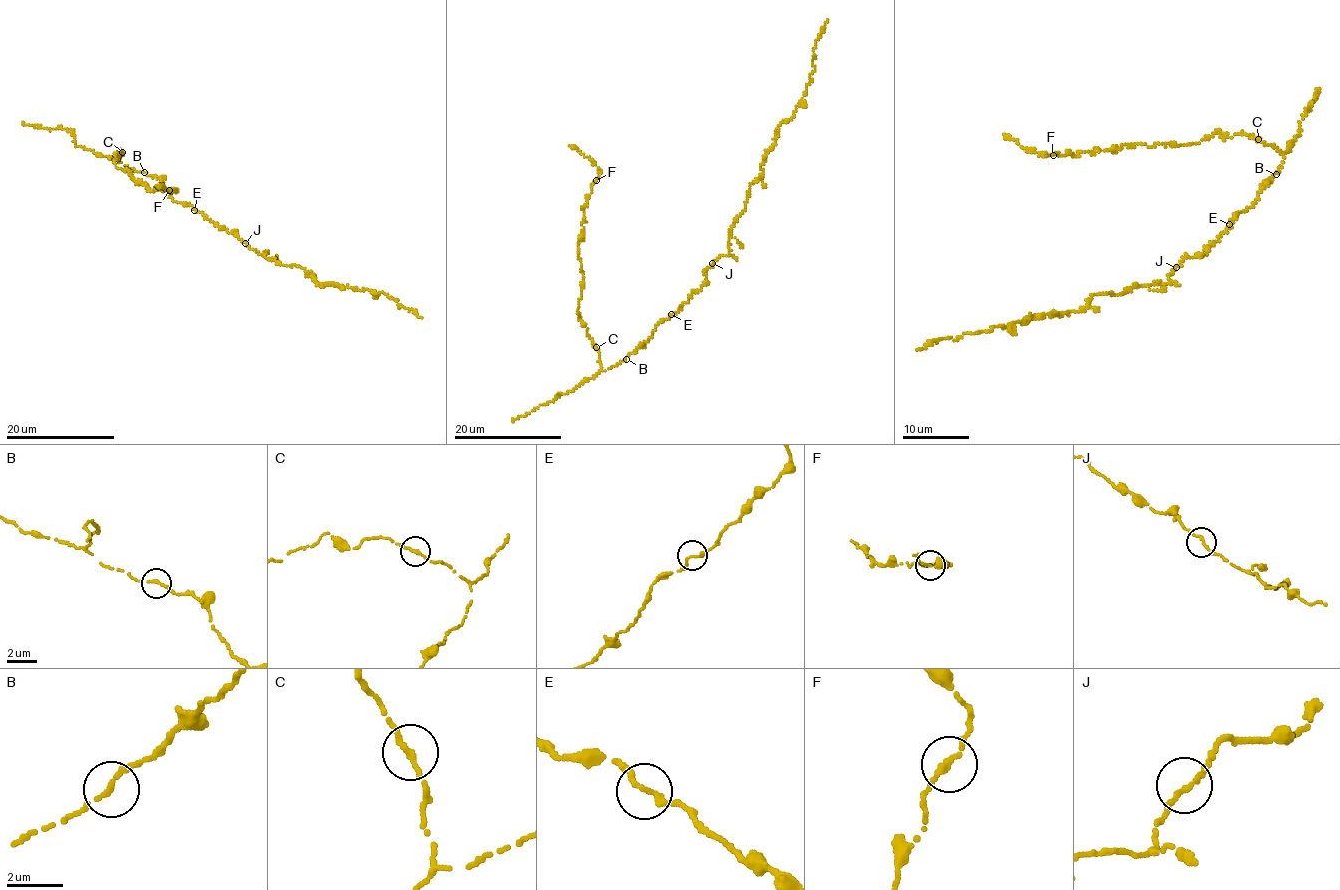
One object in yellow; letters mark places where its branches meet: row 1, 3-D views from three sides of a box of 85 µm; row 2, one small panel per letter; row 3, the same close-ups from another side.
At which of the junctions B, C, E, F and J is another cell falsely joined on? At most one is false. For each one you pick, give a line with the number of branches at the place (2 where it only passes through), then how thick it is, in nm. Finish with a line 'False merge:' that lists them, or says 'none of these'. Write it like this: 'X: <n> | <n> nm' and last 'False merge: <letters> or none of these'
False merge: none of these

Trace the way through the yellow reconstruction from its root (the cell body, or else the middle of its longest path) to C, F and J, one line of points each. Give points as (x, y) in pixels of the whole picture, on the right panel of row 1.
C: (1229, 222), (1235, 215), (1254, 204), (1259, 193), (1281, 166), (1283, 155), (1258, 139)
F: (1229, 222), (1254, 204), (1283, 161), (1276, 148), (1245, 134), (1217, 131), (1198, 144), (1053, 155)
J: (1229, 222), (1226, 231), (1217, 242), (1210, 244), (1204, 254), (1185, 257), (1176, 267)

